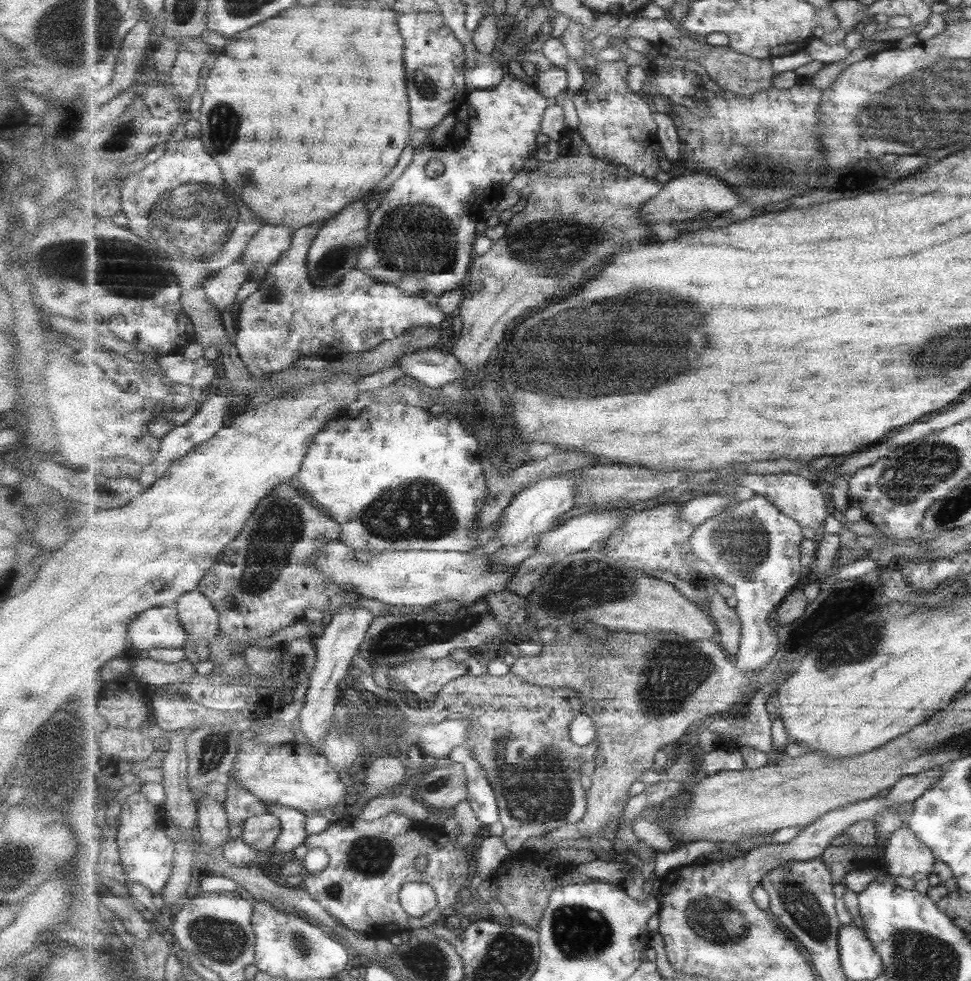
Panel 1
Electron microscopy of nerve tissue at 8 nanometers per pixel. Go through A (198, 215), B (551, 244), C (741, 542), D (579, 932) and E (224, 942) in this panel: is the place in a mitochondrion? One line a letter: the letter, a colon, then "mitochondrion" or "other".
A: mitochondrion
B: mitochondrion
C: mitochondrion
D: mitochondrion
E: mitochondrion

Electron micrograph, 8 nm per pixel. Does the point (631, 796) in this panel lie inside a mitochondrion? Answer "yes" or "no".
no

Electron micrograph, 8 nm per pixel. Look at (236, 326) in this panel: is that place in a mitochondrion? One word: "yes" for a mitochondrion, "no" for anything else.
no

